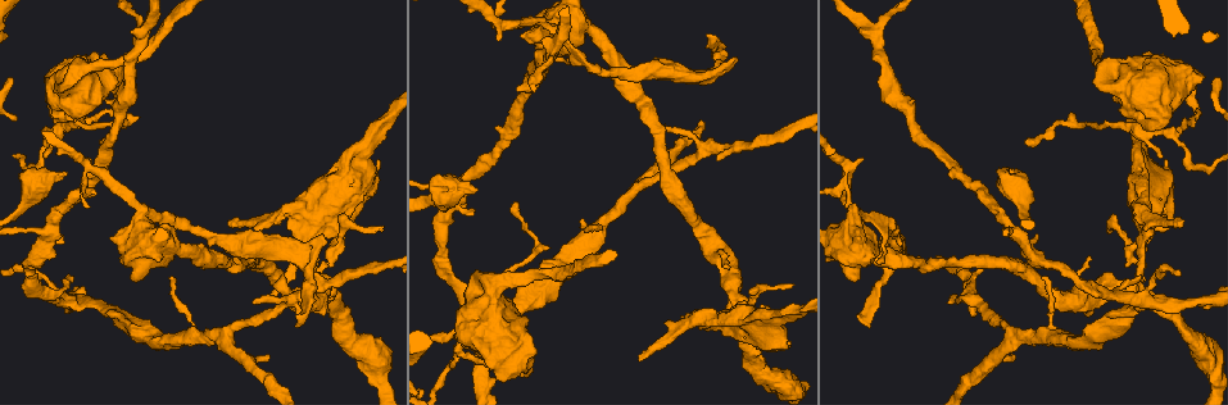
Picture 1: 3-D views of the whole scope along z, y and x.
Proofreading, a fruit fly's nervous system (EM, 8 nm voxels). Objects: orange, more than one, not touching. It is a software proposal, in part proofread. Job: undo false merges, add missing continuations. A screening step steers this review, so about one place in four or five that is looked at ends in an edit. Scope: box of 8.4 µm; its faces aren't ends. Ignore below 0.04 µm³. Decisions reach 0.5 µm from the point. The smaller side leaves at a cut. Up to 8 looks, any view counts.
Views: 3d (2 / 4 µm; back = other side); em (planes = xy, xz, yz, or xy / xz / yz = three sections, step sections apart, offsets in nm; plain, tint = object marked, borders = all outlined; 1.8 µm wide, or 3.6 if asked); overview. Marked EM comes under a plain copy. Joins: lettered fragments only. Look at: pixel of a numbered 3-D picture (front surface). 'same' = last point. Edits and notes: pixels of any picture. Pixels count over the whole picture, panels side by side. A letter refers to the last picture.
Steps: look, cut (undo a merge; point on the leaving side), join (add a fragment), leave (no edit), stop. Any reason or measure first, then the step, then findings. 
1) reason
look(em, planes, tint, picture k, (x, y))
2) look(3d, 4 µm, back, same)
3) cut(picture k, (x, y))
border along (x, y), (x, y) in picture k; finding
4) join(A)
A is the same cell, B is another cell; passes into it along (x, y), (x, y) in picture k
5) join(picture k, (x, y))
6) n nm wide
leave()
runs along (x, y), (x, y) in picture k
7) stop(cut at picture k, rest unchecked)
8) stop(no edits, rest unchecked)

free end
look(3d, 2 µm, back, picture 1, (982, 270))

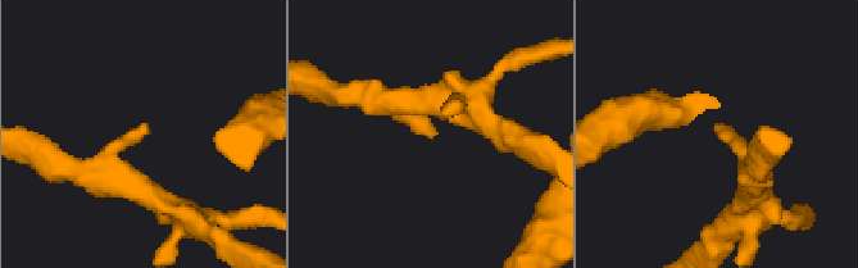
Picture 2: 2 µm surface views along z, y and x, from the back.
now the EM
look(em, planes, borders, picture 2, (714, 127))

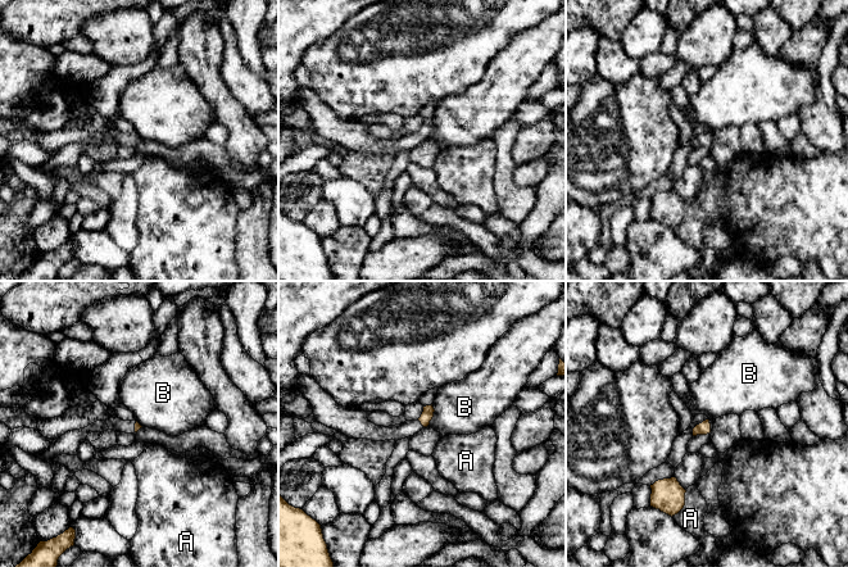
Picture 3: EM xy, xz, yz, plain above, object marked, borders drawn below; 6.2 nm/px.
B touches over 140 nm
leave()
A and B are other cells; border along (432, 404), (434, 413), (427, 425) in picture 3; no lettered fragment goes on from it

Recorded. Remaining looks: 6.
sharp bend
look(3d, 4 µm, picture 1, (45, 232))

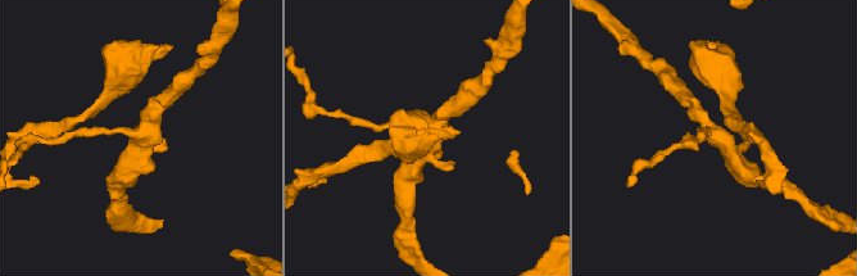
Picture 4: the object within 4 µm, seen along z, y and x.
3 arms; shape alone is not enough
look(em, planes, tint, picture 4, (139, 130))

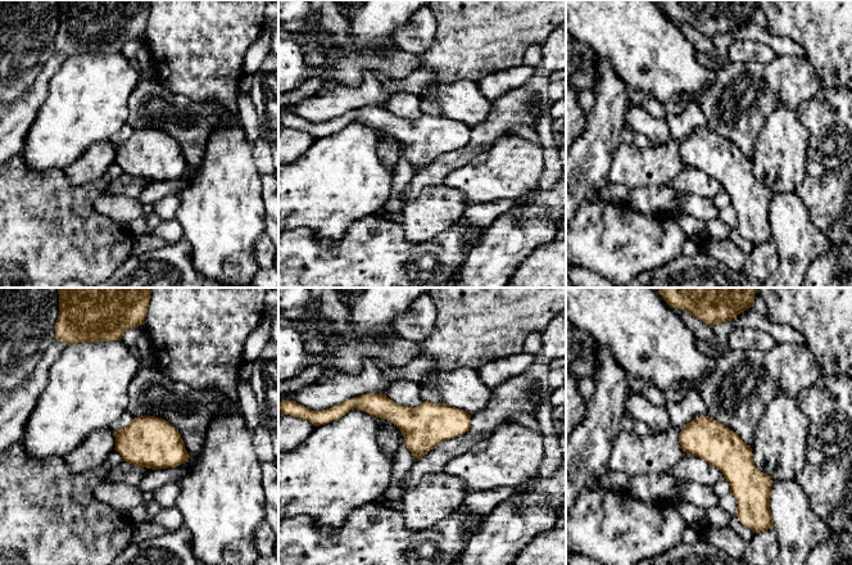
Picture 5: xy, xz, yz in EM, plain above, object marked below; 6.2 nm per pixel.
see the neighbours
look(em, planes, borders, same)

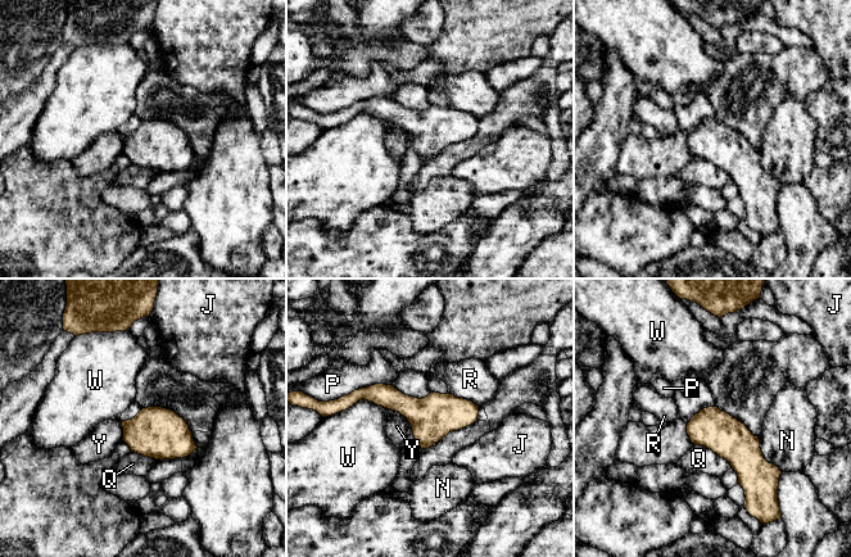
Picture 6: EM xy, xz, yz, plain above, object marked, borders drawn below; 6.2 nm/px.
leave()
J, N, P, Q, R, W and Y are other cells; runs along (358, 395), (475, 412) in picture 6; continuous, no second cell

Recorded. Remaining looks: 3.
tapers out
look(em, 3.6 µm, planes, borders, picture 1, (516, 201))

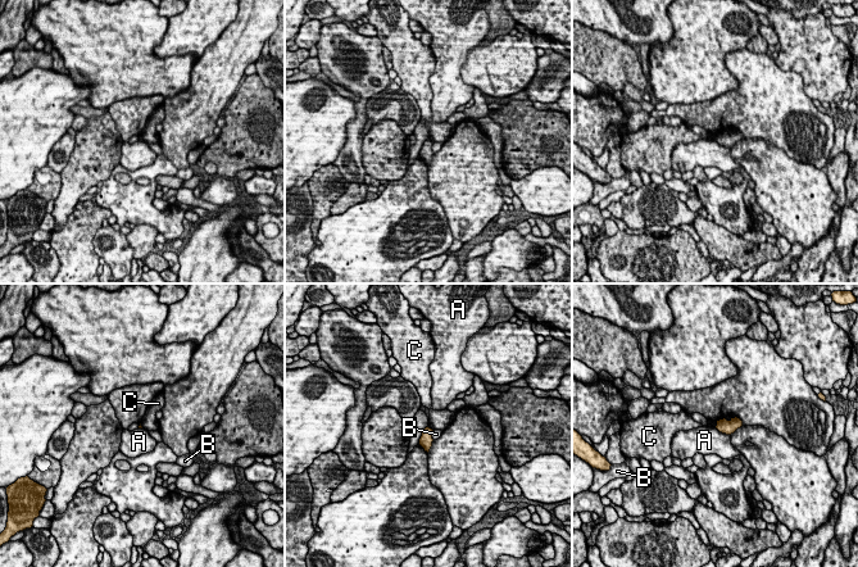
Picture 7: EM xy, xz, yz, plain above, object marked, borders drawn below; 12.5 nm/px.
A touches over 240 nm
leave()
A, B and C are other cells; border along (714, 427), (730, 435) in picture 7; none of them fits

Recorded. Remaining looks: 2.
stop(no edits, rest unchecked)

